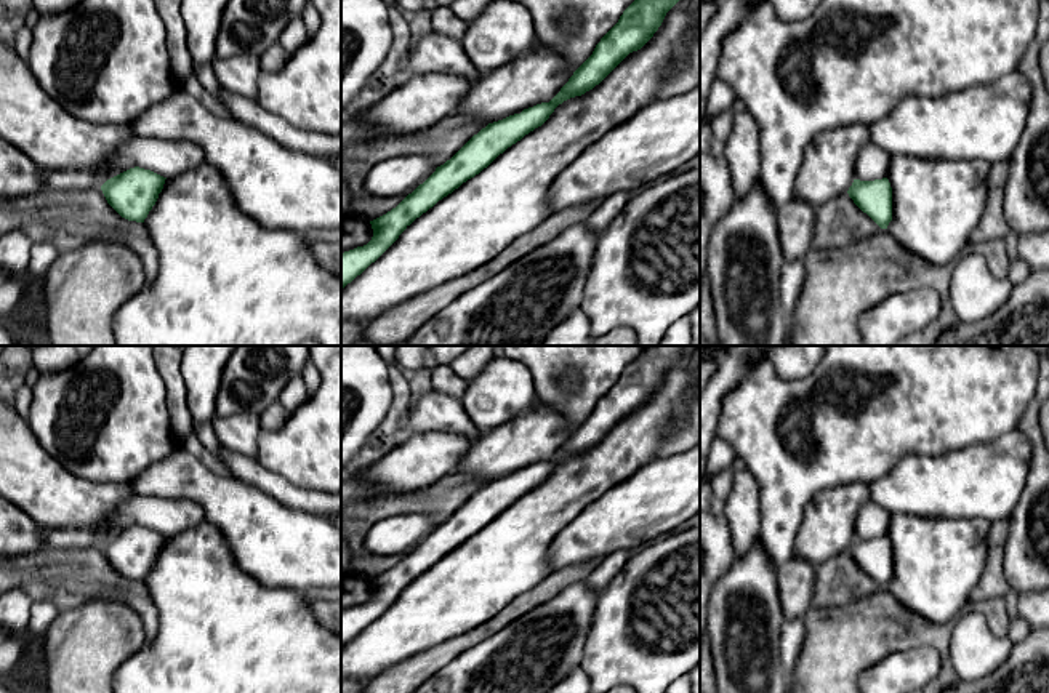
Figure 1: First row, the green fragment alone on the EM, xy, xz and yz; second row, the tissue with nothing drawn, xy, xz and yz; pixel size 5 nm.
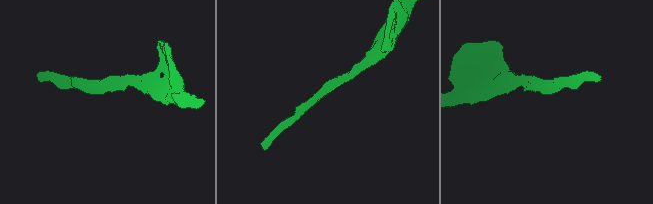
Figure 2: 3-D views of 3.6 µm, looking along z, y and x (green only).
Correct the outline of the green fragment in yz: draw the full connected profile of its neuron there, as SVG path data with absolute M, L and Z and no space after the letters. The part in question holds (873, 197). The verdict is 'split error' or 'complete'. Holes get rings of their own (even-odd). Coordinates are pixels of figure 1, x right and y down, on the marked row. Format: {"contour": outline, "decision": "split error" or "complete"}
{"contour": "M887 178L874 181L854 179L847 194L881 229L887 229L892 221L892 187Z", "decision": "complete"}

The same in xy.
{"contour": "M135 166L107 179L101 190L122 218L144 222L163 189L165 179L151 170Z", "decision": "complete"}

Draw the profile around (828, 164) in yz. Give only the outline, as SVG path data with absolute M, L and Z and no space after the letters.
M854 123L818 133L806 147L794 195L820 208L846 194L855 179L860 149L870 142L870 126Z

